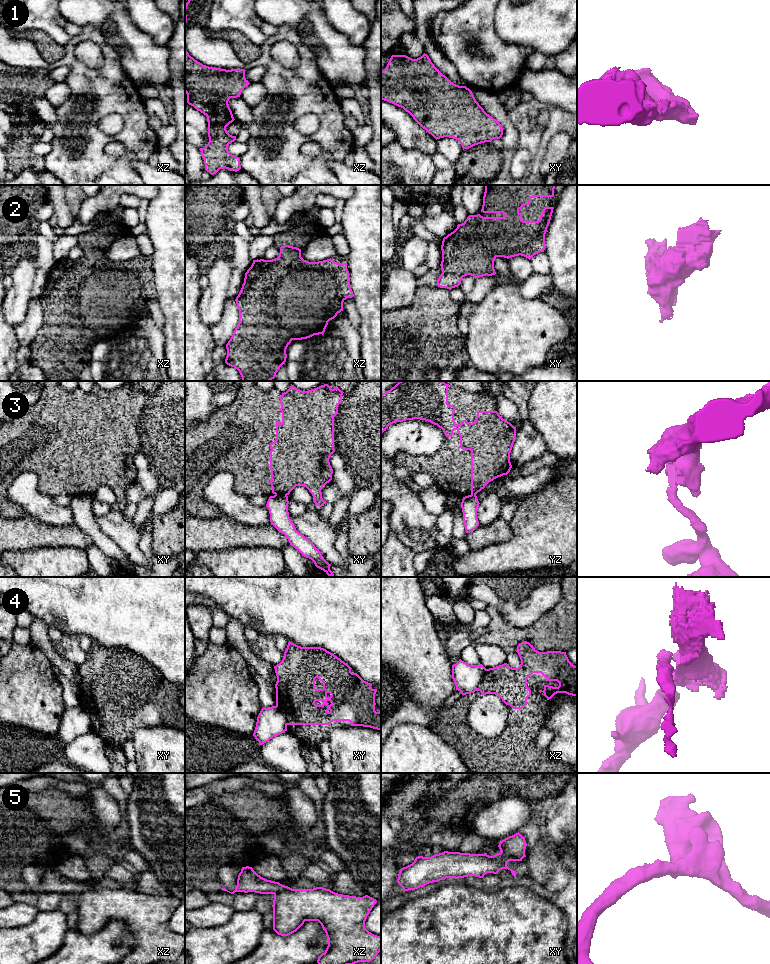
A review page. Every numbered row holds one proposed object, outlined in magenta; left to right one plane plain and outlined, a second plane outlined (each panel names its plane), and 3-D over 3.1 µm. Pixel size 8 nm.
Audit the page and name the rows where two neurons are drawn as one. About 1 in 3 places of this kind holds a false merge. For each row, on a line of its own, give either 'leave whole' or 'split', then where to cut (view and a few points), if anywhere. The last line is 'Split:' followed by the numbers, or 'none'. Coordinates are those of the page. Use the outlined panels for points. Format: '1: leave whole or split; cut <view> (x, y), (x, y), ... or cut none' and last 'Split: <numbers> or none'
1: leave whole; cut none
2: leave whole; cut none
3: split; cut xy (275, 494), (286, 495)
4: split; cut xz (486, 669), (476, 689)
5: leave whole; cut none
Split: 3, 4

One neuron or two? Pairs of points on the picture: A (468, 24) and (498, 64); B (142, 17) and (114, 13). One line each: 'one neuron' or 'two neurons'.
A: one neuron
B: two neurons

